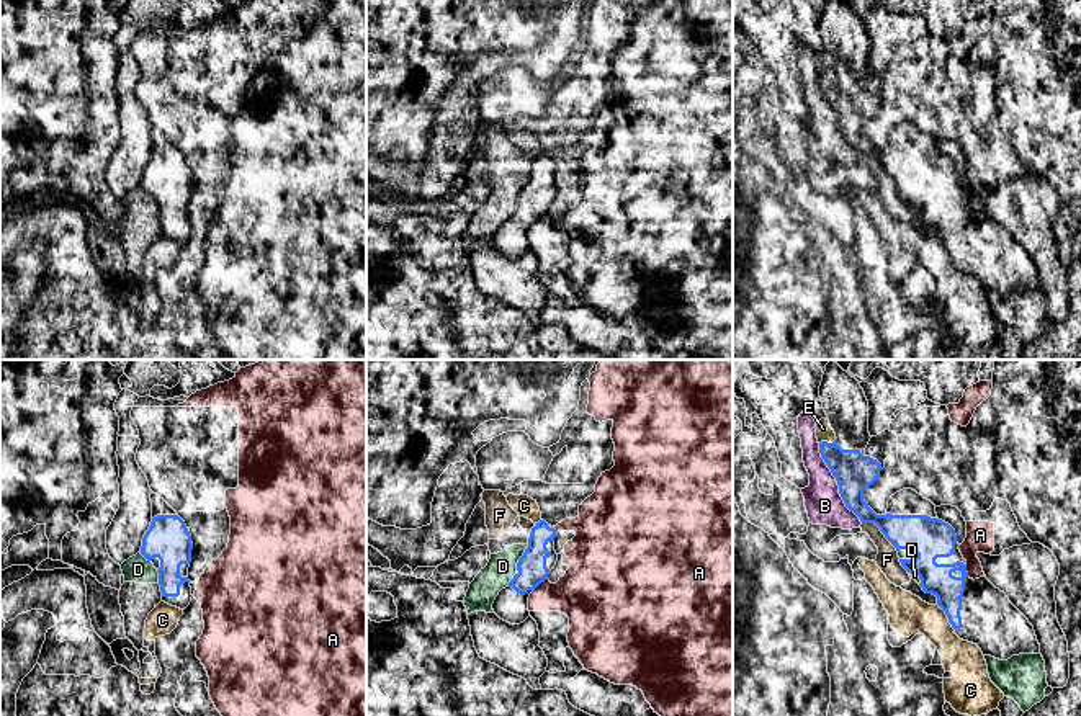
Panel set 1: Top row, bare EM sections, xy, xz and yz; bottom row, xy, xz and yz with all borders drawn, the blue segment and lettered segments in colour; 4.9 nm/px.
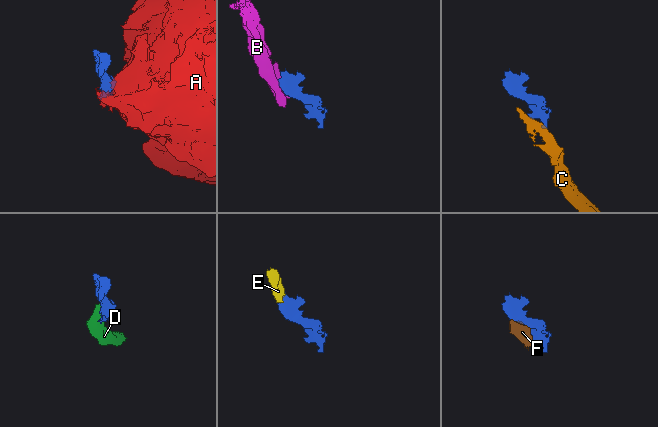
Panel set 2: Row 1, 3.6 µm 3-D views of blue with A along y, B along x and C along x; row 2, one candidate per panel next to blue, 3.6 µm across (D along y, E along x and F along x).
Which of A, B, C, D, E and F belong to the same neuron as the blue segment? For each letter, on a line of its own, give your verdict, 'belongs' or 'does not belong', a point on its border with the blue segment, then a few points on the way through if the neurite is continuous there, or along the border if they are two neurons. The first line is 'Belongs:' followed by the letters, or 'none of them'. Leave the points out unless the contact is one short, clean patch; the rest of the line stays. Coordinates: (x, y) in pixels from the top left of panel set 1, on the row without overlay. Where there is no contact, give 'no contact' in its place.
Belongs: E
A: does not belong; meets blue in xz at (540, 216); border along xz (547, 211), (533, 224)
B: does not belong; meets blue in yz at (838, 116); border along yz (818, 77), (818, 85), (836, 115), (843, 136), (862, 156)
C: does not belong; meets blue in yz at (947, 250)
D: does not belong; meets blue in xz at (520, 192); border along xz (529, 178), (515, 203)
E: belongs; meets blue in yz at (826, 76)
F: does not belong; meets blue in yz at (880, 164); border along yz (862, 156), (872, 156), (897, 185)

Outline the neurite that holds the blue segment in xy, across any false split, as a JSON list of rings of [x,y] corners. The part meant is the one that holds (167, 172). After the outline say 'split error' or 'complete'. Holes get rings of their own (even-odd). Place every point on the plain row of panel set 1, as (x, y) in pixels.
[[[150,128],[152,155],[142,172],[141,188],[159,206],[162,235],[185,244],[191,235],[188,201],[191,168],[178,147],[157,128]]] | split error

